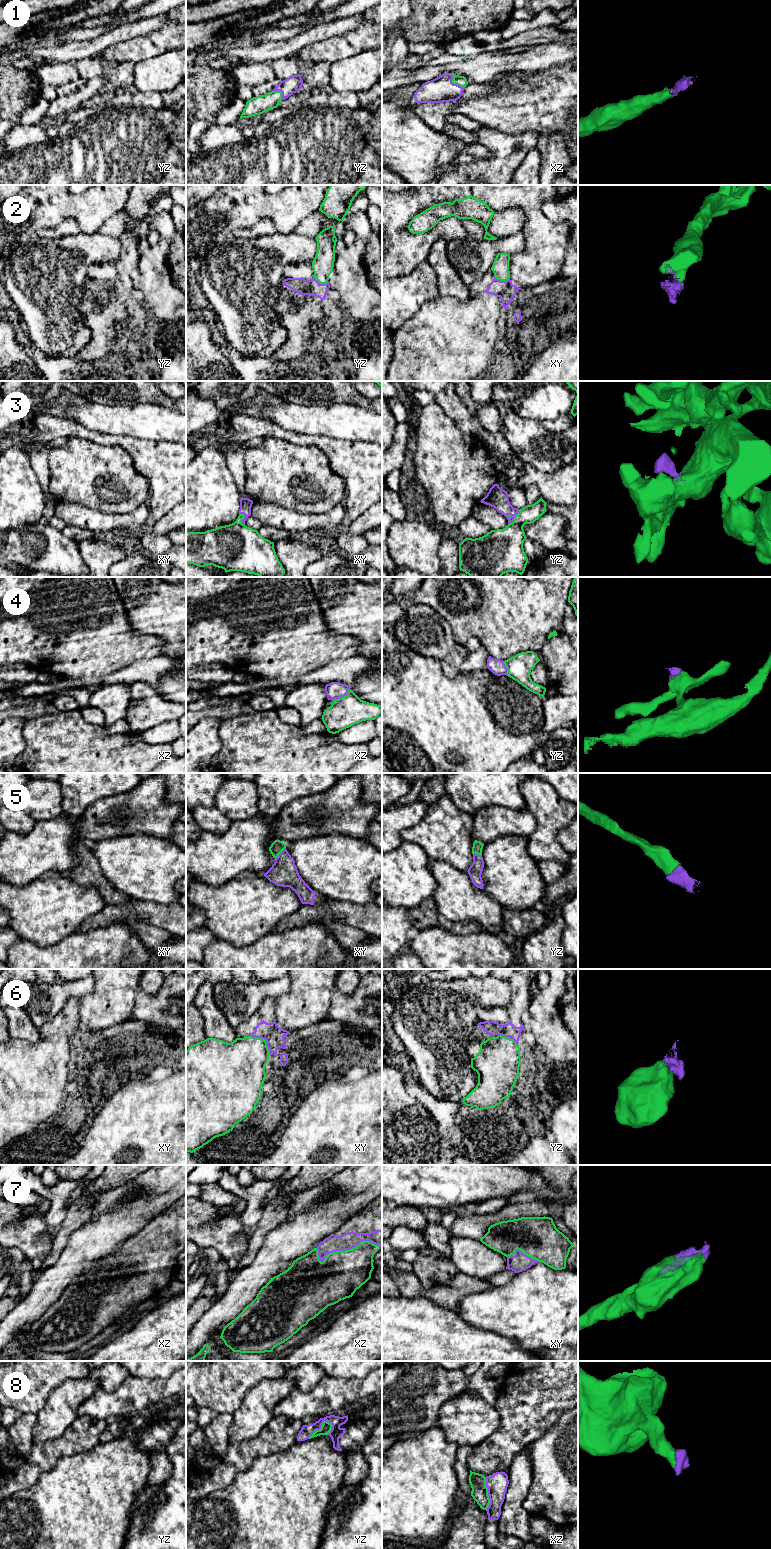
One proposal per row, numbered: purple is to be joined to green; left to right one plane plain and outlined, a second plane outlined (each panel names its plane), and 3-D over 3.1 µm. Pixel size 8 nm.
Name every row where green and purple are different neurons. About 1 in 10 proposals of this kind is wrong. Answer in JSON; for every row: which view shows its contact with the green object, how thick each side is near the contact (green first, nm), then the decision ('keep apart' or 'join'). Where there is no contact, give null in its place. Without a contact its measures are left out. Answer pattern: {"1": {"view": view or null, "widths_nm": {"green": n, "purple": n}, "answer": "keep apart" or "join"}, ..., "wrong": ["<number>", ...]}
{"1": {"view": "xz", "widths_nm": {"green": 80, "purple": 200}, "answer": "join"}, "2": {"view": "xy", "widths_nm": {"green": 140, "purple": 150}, "answer": "join"}, "3": {"view": "yz", "widths_nm": {"green": 280, "purple": 160}, "answer": "join"}, "4": {"view": "xz", "widths_nm": {"green": 240, "purple": 140}, "answer": "join"}, "5": {"view": "xy", "widths_nm": {"green": 100, "purple": 220}, "answer": "join"}, "6": {"view": "xy", "widths_nm": {"green": 380, "purple": 160}, "answer": "join"}, "7": {"view": "xz", "widths_nm": {"green": 360, "purple": 130}, "answer": "join"}, "8": {"view": "yz", "widths_nm": {"green": 90, "purple": 100}, "answer": "join"}, "wrong": []}

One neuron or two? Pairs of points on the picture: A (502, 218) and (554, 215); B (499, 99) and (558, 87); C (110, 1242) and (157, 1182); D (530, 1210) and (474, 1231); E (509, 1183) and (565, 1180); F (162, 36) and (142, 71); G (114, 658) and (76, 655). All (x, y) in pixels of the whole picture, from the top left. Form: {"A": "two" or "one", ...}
{"A": "two", "B": "one", "C": "one", "D": "one", "E": "two", "F": "two", "G": "one"}

